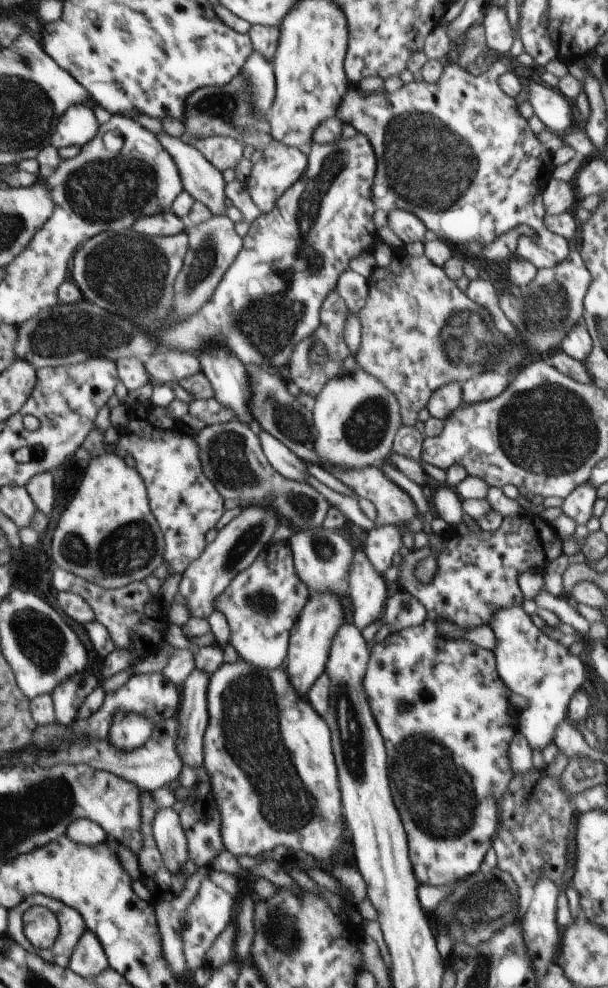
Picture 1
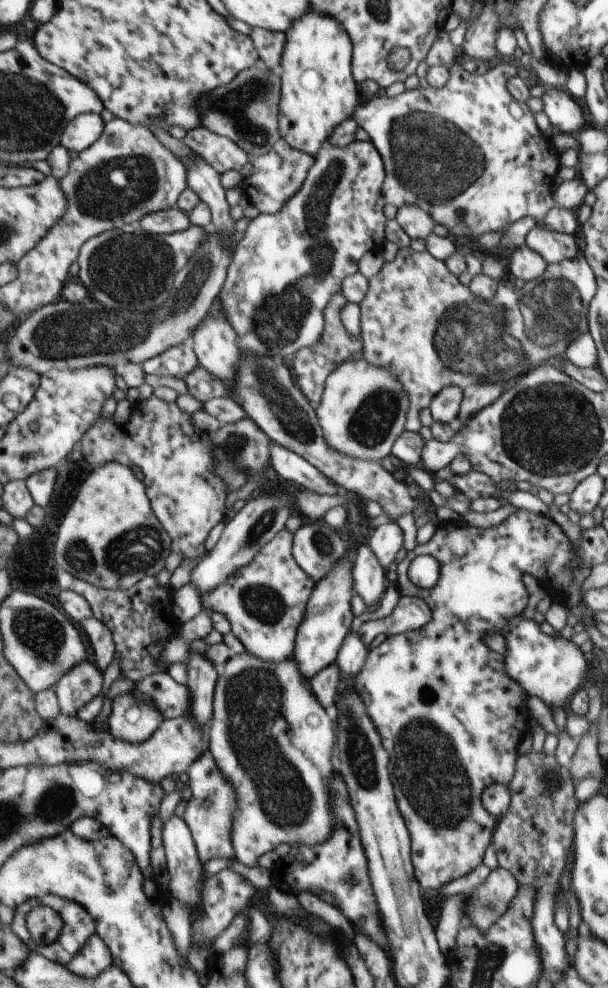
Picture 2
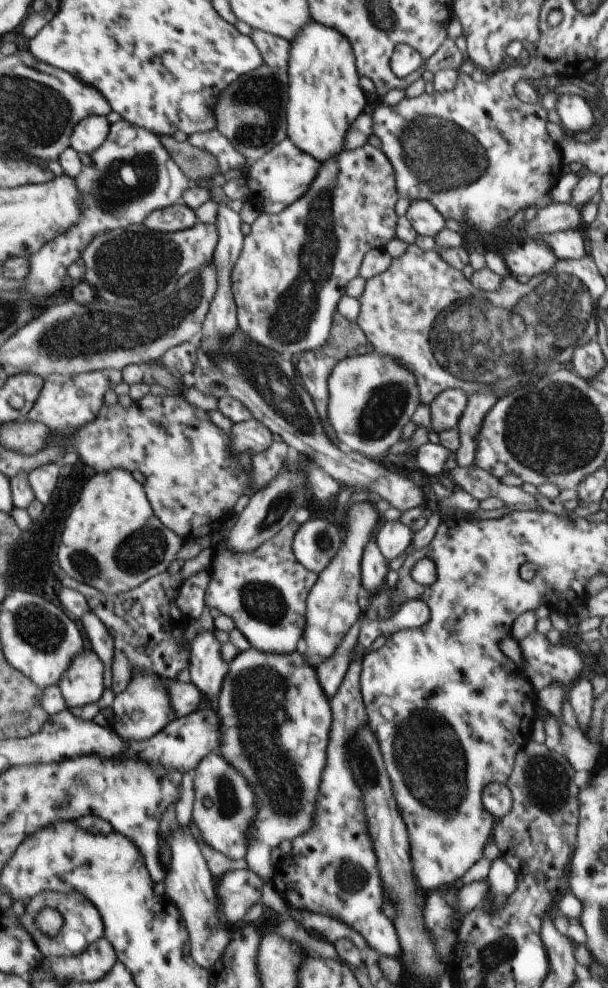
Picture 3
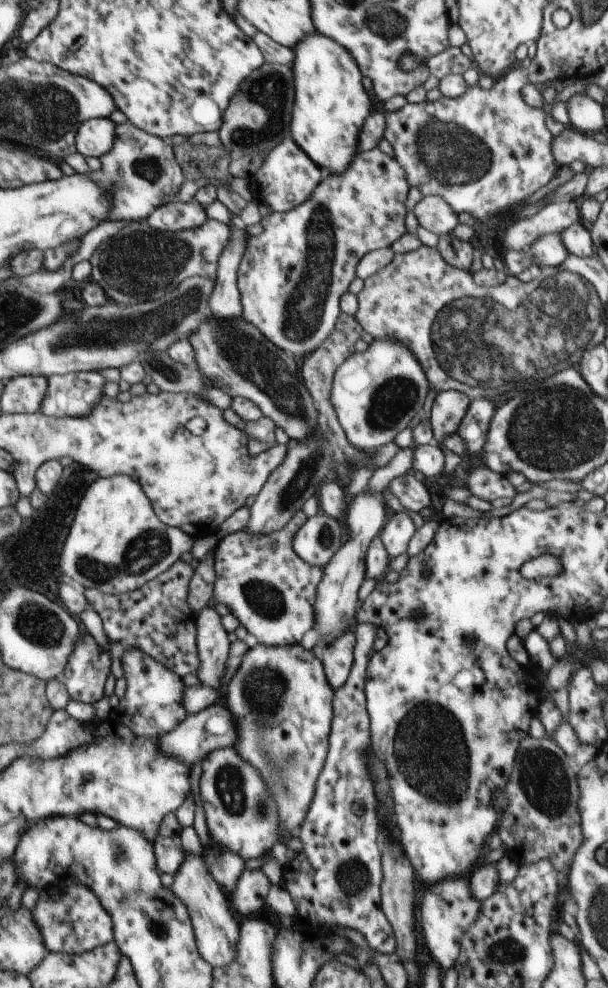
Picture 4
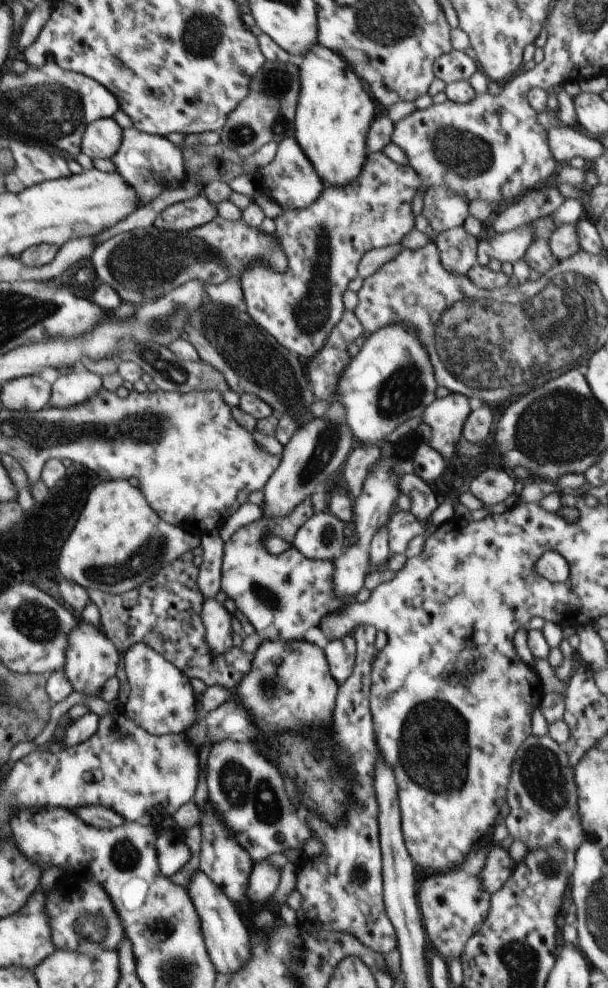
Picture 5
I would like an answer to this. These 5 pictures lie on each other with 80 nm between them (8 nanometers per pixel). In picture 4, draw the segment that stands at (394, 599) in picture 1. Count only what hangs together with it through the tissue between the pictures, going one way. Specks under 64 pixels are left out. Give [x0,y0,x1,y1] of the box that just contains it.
[286,623,397,954]

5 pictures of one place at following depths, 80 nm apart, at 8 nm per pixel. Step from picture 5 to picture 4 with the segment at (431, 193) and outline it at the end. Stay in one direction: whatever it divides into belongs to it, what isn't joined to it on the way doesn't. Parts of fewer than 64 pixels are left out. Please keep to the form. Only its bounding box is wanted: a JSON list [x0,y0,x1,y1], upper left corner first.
[415,195,458,236]

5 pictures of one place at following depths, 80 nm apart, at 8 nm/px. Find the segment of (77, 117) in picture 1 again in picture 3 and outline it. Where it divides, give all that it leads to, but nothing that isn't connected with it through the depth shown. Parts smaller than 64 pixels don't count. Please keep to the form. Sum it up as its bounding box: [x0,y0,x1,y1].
[70,115,110,154]

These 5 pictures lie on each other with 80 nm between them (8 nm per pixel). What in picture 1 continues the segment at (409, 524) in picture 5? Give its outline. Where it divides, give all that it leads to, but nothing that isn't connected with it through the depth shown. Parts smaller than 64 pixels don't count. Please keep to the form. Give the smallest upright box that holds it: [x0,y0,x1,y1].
[364,525,403,576]

